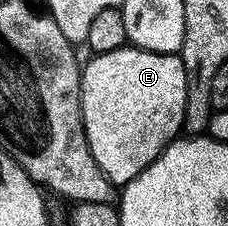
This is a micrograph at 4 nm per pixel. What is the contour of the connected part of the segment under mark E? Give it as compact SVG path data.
M125 47L97 53L80 75L80 106L90 151L100 170L117 187L133 181L167 145L177 140L186 111L187 73L183 60L175 53L152 53L148 49Z

